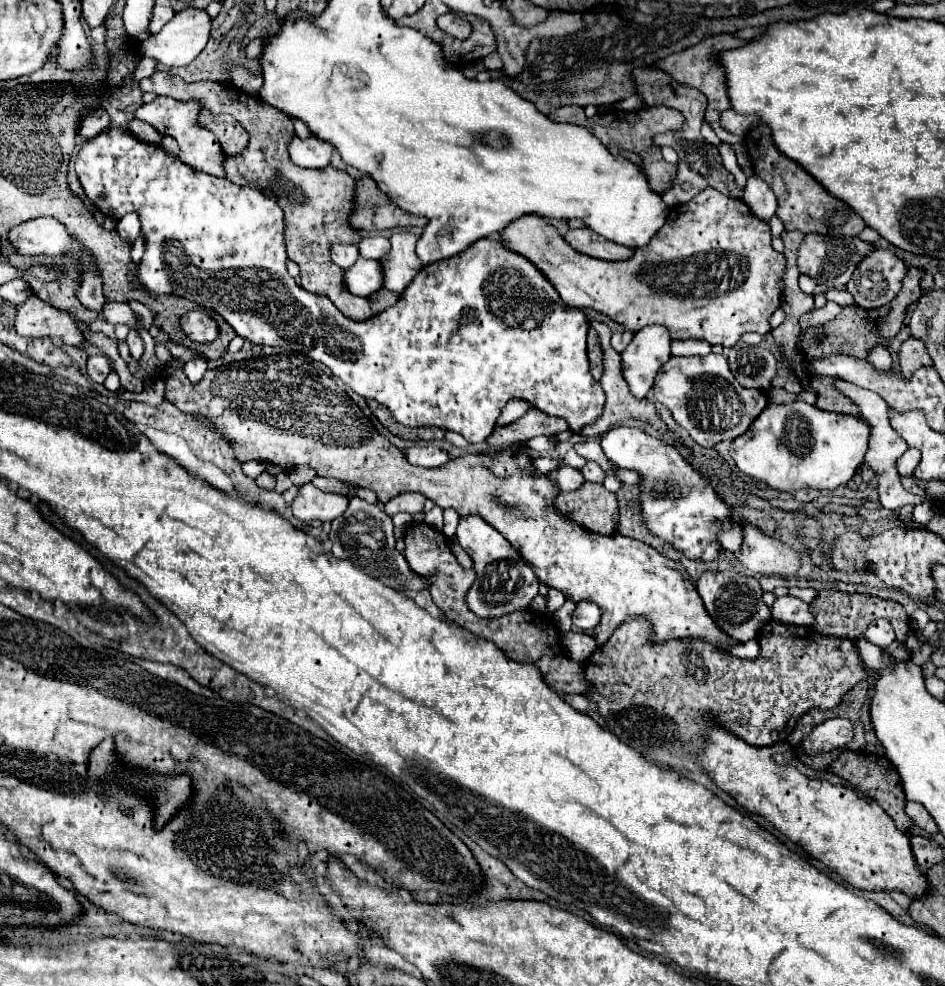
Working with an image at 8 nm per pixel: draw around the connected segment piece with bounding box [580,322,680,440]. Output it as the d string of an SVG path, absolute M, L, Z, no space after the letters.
M594 322L592 328L596 328L596 332L598 332L598 336L600 336L600 342L602 342L602 350L604 350L604 374L602 374L600 384L602 384L602 388L604 388L604 392L606 392L606 408L604 408L602 418L596 420L592 426L586 426L580 434L582 434L582 436L600 436L600 434L604 434L604 432L606 432L610 426L614 426L614 424L622 424L622 422L626 422L626 420L644 420L644 422L652 424L656 430L660 430L662 434L666 434L666 436L670 436L670 438L674 438L674 440L680 440L680 436L678 436L676 432L668 430L666 424L660 420L658 410L656 410L656 406L654 406L652 402L644 402L644 400L638 400L638 398L632 396L632 392L630 392L626 380L622 378L622 372L620 372L620 354L614 352L612 346L610 346L610 334L612 334L610 328L608 328L606 324L600 324L600 322Z

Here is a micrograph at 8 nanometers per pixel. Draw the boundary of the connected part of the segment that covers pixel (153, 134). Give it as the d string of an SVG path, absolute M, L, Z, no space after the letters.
M134 118L134 120L128 122L128 130L130 130L138 140L148 142L148 144L160 144L160 140L162 140L162 136L156 132L154 126L150 126L150 124L146 124L146 122L138 120L138 118Z

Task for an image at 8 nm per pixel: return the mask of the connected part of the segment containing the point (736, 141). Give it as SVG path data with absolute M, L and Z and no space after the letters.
M730 34L706 36L706 38L702 38L696 46L686 48L686 50L682 50L682 52L676 52L676 54L670 54L670 56L658 60L658 62L656 62L656 68L672 74L678 82L684 82L684 84L688 84L688 86L692 86L692 88L698 88L700 92L706 94L706 98L708 98L706 122L712 126L712 130L716 132L716 136L718 136L722 142L728 142L728 144L734 148L742 172L746 174L746 178L750 178L750 176L754 174L754 170L752 170L752 162L750 162L750 158L748 158L748 154L746 154L746 150L744 150L744 146L742 146L742 138L726 132L726 130L720 126L720 114L730 108L730 102L728 102L726 90L724 90L724 70L722 70L722 68L718 66L718 62L716 62L716 54L718 54L718 52L730 50L730 48L738 48L738 46L744 46L744 44L746 44L746 40L734 38L734 36L730 36Z

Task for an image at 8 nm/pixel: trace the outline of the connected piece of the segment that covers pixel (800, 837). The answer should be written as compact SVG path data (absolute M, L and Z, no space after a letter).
M710 724L704 754L698 754L700 768L720 790L728 792L748 812L764 816L784 836L800 844L810 856L822 860L854 888L898 890L906 896L924 894L924 878L920 878L910 838L896 830L888 814L850 786L818 780L792 766L792 762L800 760L788 742L756 748L718 724Z

